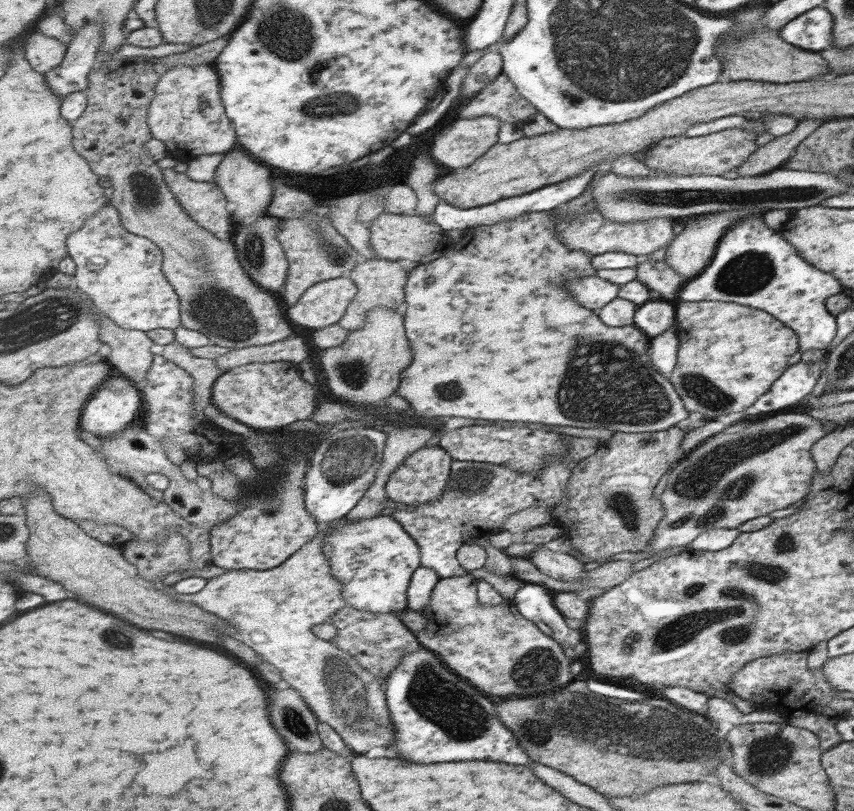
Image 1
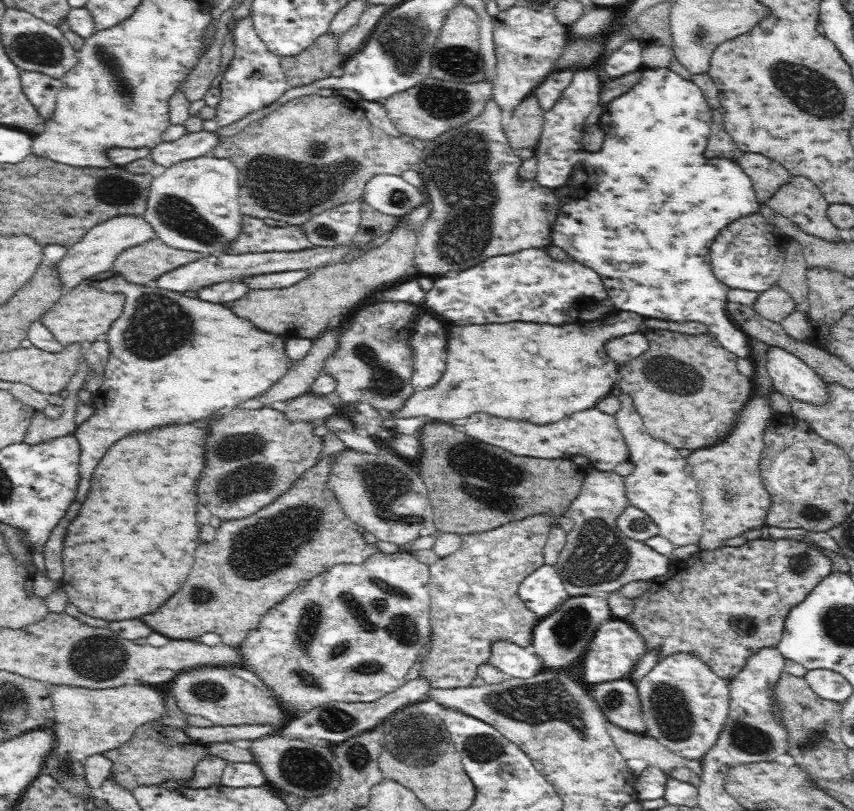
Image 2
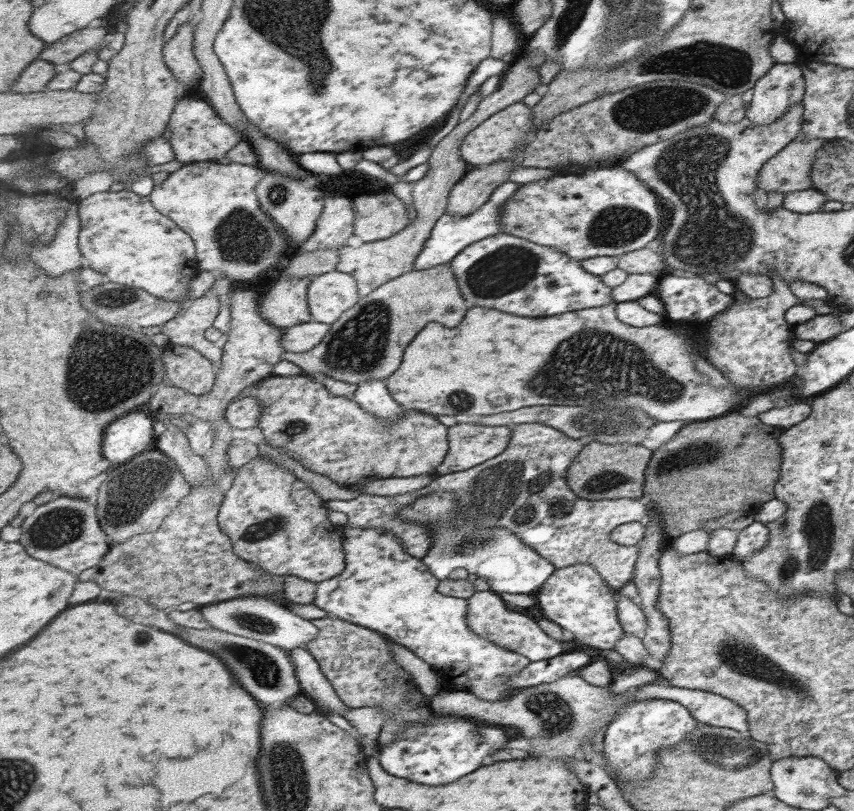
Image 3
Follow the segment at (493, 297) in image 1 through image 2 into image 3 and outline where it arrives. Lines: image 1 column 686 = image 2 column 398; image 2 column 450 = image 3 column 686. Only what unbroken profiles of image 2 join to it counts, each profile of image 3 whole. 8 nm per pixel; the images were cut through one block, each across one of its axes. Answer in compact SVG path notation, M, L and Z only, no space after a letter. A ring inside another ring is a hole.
M614 302L610 306L562 314L562 318L518 318L498 310L470 308L470 314L466 314L466 322L462 322L462 326L444 328L438 322L426 326L422 334L414 338L414 346L406 350L406 362L402 362L402 370L398 368L386 378L390 396L406 410L395 423L387 425L363 409L358 401L352 400L356 384L320 373L315 378L310 374L288 377L274 375L258 383L261 388L258 397L261 402L265 402L260 428L270 444L285 448L289 456L308 469L328 476L342 486L358 487L376 479L430 474L442 464L448 452L449 436L446 436L446 426L430 414L462 414L462 410L469 406L470 410L474 410L474 416L512 412L524 406L622 407L643 409L657 422L679 420L690 423L732 413L740 400L750 394L736 388L736 385L730 388L732 396L724 394L724 388L712 386L706 374L698 374L696 362L702 358L702 354L694 346L696 334L692 330L674 330L664 326L634 328L622 324L616 318L616 312Z

